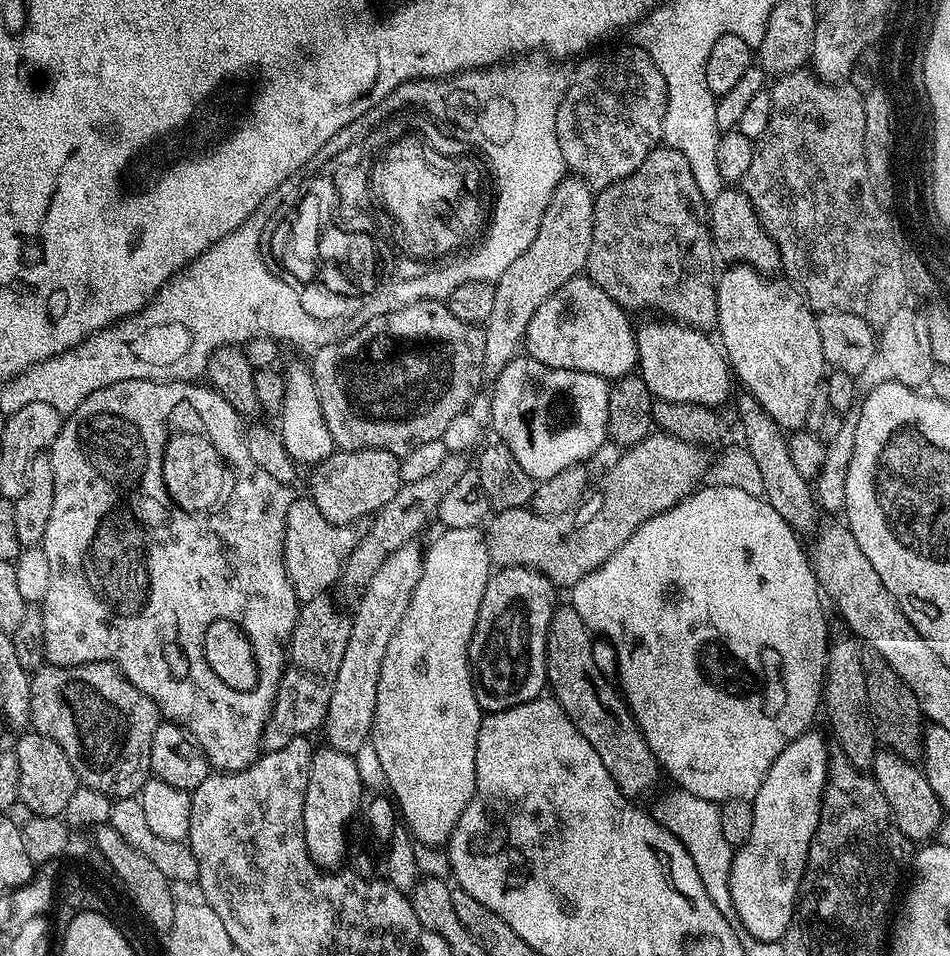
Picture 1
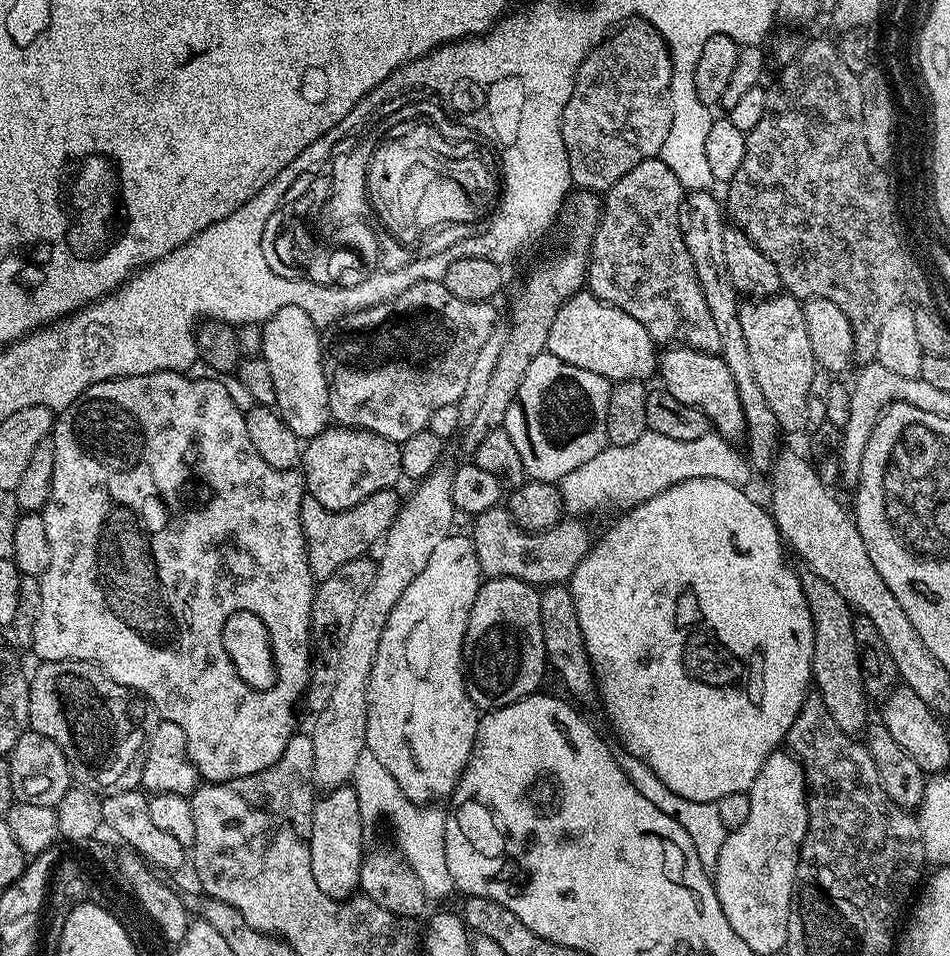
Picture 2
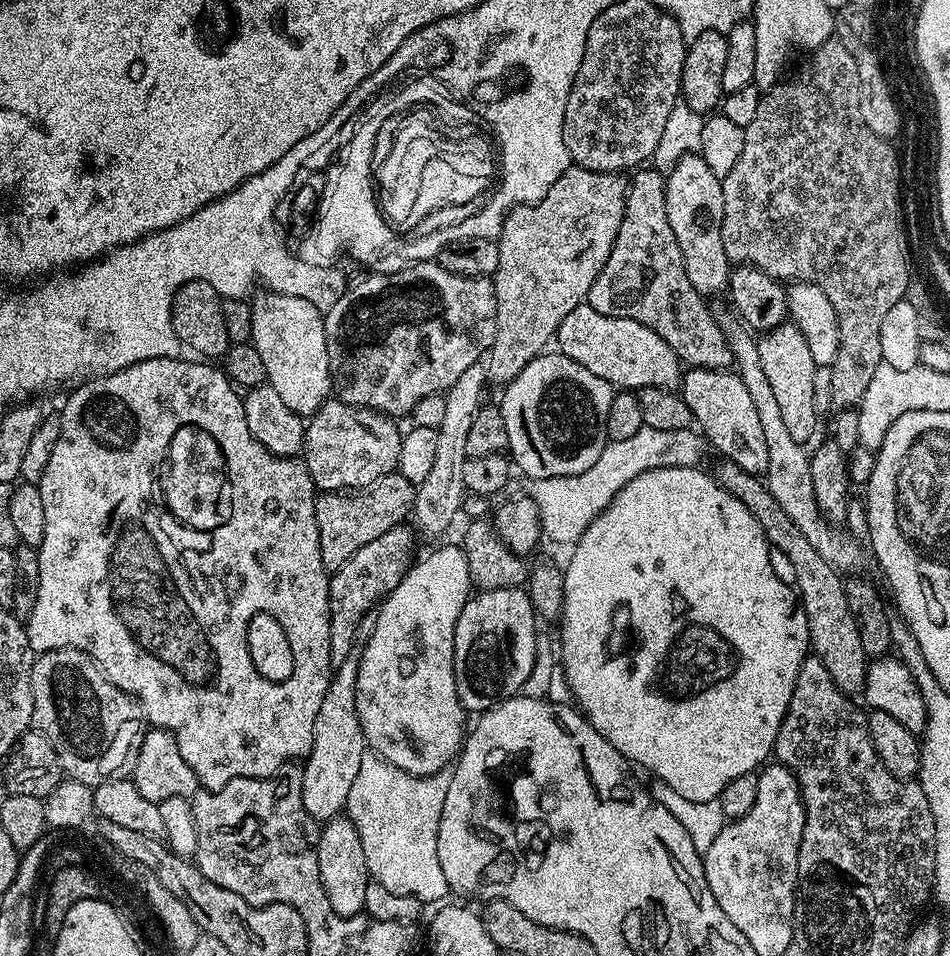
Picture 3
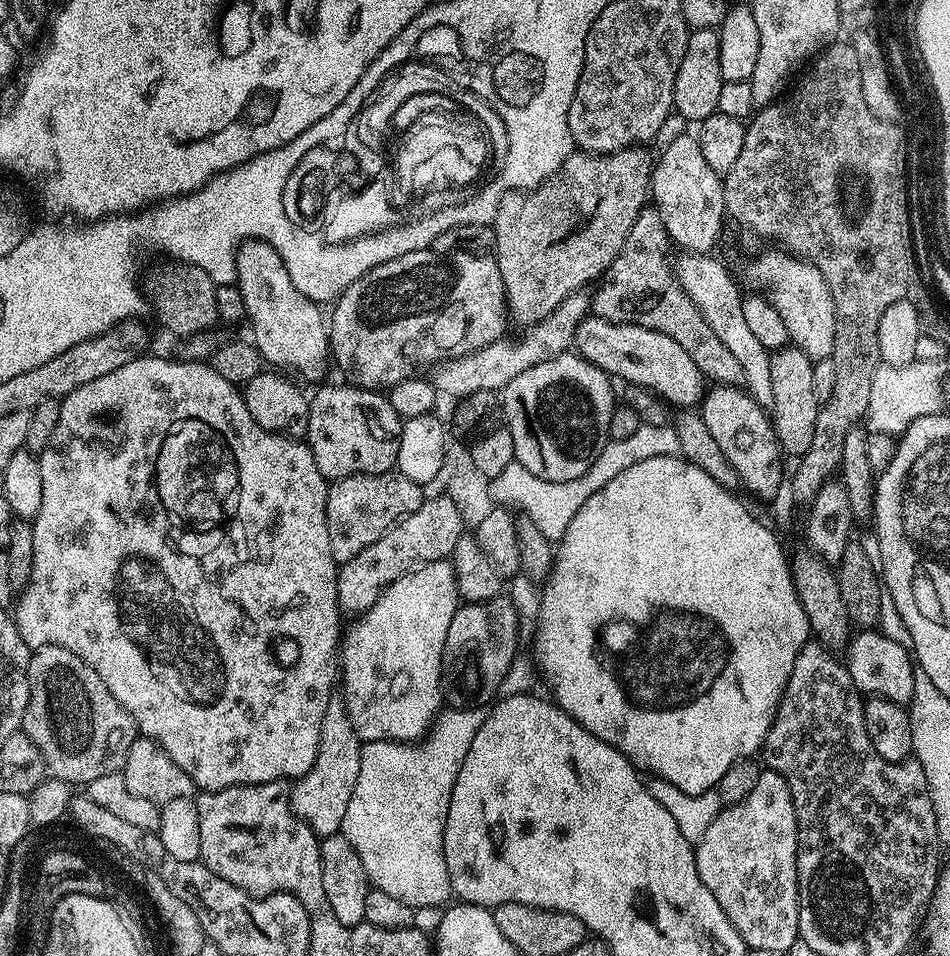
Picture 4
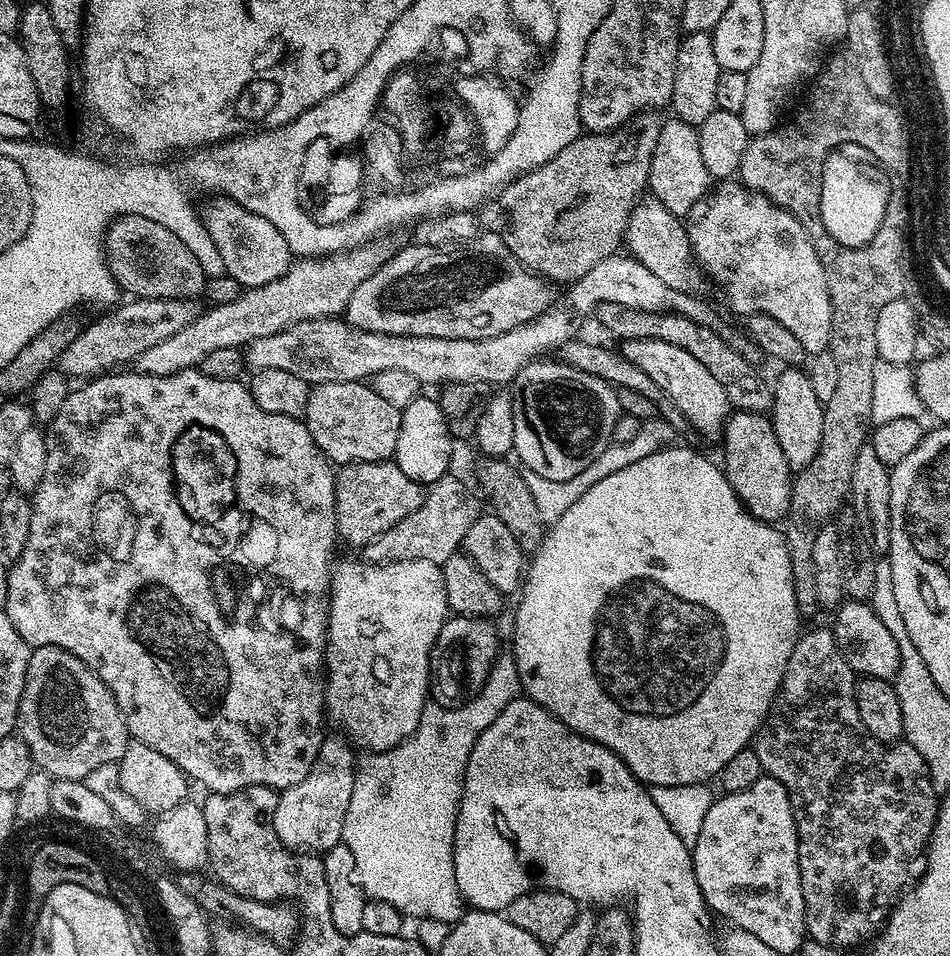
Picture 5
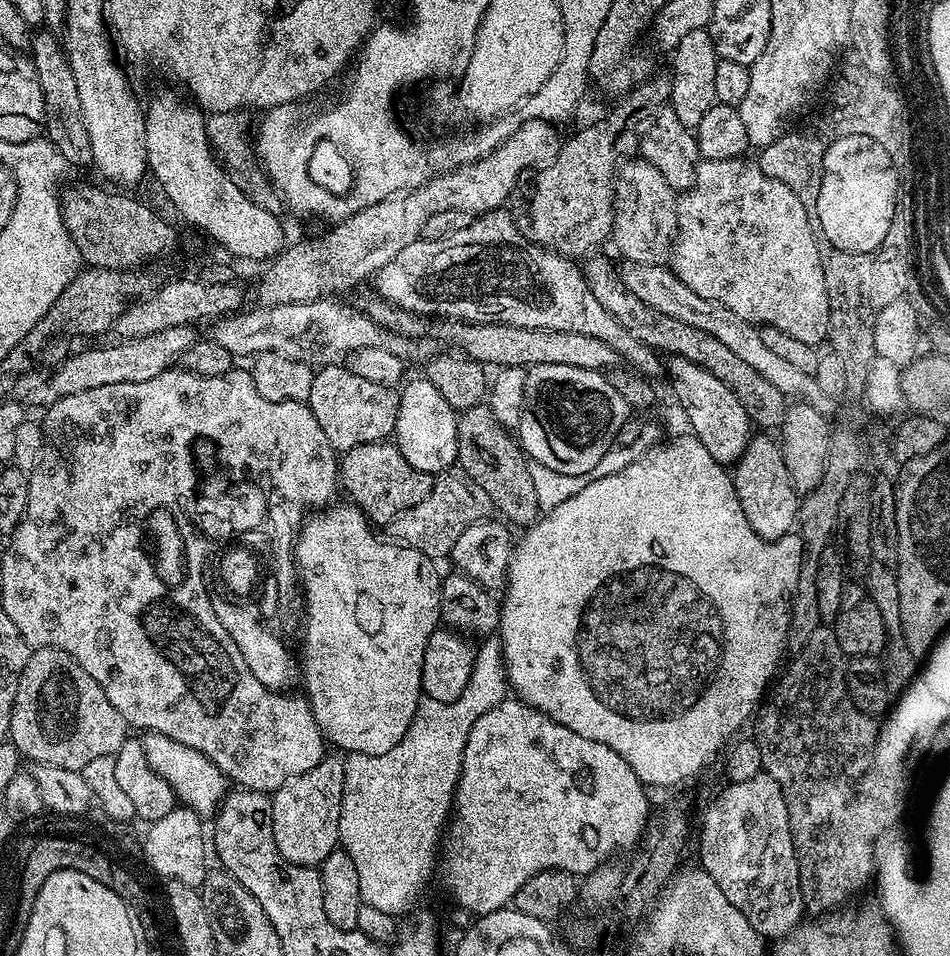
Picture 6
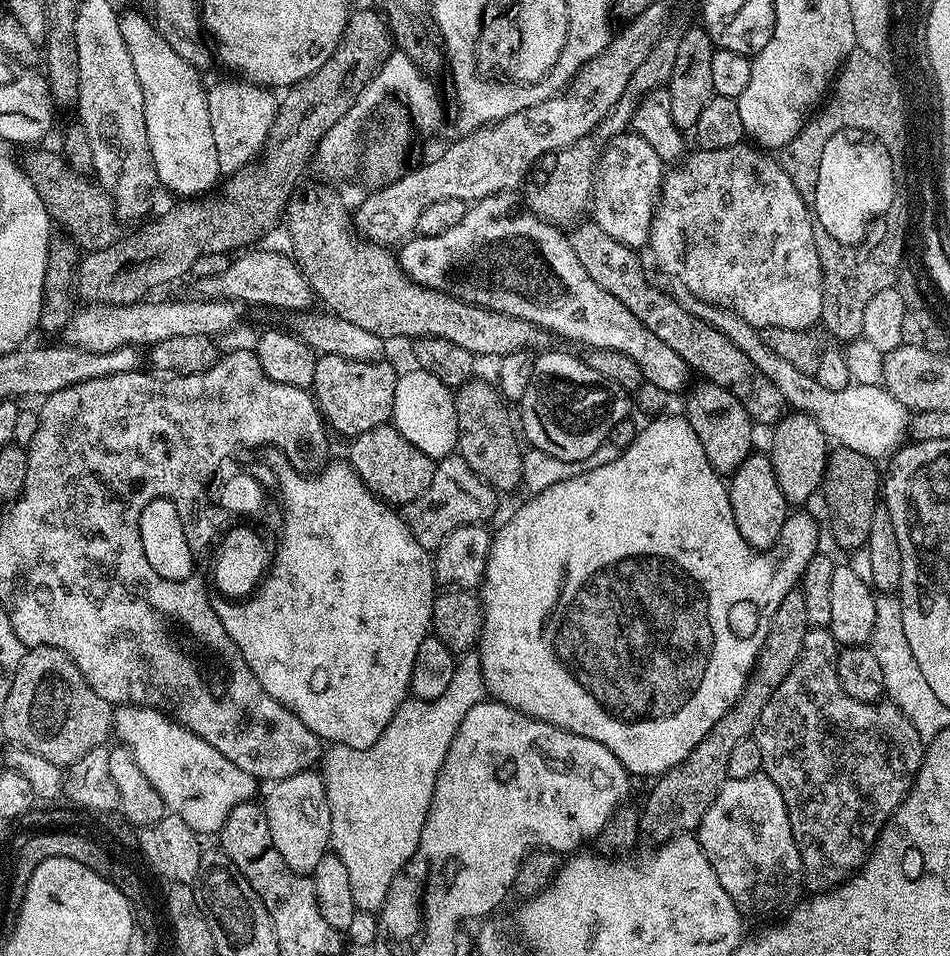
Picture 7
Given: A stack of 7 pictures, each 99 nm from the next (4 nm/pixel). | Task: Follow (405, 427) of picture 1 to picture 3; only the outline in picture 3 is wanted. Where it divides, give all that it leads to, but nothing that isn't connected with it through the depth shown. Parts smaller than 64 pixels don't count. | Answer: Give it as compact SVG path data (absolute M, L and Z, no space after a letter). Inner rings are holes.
M436 260L418 261L408 268L398 270L388 275L371 274L365 280L360 280L356 285L345 287L341 297L334 302L332 308L323 313L324 333L326 334L326 354L328 355L328 374L332 378L332 386L335 395L347 402L357 404L359 408L372 408L375 412L383 412L384 415L400 418L400 415L411 413L411 410L419 400L439 392L448 391L458 377L475 364L481 363L482 357L491 349L494 342L494 330L496 329L496 295L491 279L483 276L463 276L445 268Z

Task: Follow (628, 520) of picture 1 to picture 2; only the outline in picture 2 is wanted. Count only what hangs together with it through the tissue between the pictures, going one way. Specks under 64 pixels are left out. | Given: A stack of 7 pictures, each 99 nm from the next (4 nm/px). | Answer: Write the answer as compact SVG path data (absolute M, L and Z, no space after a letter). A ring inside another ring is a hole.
M497 506L480 512L472 521L470 535L478 554L478 566L485 577L518 578L533 586L571 581L574 570L594 543L583 519L564 518L544 532L527 532L512 520L507 507Z

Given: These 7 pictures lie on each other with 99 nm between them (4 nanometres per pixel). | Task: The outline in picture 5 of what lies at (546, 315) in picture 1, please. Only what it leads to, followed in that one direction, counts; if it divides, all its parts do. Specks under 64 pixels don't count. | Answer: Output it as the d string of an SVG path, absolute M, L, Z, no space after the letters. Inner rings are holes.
M626 340L623 341L622 351L634 366L638 366L662 386L662 390L682 410L682 414L688 419L691 431L701 432L708 440L719 441L724 434L724 425L733 411L732 403L726 398L726 390L722 390L720 383L711 376L710 370L686 354L678 346L670 346L670 342L661 340Z

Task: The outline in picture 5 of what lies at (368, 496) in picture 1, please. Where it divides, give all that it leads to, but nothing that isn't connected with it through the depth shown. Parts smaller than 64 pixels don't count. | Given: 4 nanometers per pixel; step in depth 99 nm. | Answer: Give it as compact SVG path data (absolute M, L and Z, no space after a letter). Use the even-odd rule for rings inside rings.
M359 380L324 381L321 384L313 384L308 389L308 401L302 419L308 425L316 445L324 451L333 465L392 460L395 457L401 409L390 406L390 402L386 402L386 398L382 398L382 394L378 394L375 387L368 385L367 388L366 385L368 384Z

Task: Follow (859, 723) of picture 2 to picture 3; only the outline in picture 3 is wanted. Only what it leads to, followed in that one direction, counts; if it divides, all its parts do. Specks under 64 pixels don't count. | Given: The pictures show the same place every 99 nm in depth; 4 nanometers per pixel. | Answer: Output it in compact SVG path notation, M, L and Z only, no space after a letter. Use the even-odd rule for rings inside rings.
M724 458L710 468L710 475L719 488L726 494L734 494L750 514L762 526L765 541L777 553L788 559L792 567L791 579L794 581L795 591L798 593L801 608L806 614L808 623L808 643L811 651L830 670L830 678L843 692L849 694L859 693L864 687L864 673L866 671L866 657L862 650L862 638L858 638L858 622L854 622L854 614L850 614L850 606L846 606L846 590L844 589L845 577L836 571L810 541L806 534L790 522L790 514L778 506L774 494L770 494L767 483L757 473L742 470L730 459ZM773 544L773 546L772 546ZM776 548L777 549L776 549ZM796 579L796 580L795 580Z

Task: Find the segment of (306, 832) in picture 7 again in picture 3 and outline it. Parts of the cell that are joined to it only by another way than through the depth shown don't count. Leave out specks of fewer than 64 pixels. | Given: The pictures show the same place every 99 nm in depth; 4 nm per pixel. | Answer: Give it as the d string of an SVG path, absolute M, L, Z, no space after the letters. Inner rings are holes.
M354 656L345 657L333 671L332 681L326 690L326 698L322 698L322 710L318 710L318 718L314 722L314 742L302 764L302 806L306 806L306 814L310 814L317 822L327 822L341 815L347 809L350 798L350 786L358 775L358 766L362 766L362 758L366 751L362 726L356 709L357 666L359 659Z

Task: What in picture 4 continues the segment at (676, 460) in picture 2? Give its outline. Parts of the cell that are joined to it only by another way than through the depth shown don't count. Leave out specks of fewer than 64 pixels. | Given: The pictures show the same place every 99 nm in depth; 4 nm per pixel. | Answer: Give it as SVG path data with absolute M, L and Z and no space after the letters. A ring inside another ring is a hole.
M671 423L666 426L640 424L638 430L634 430L634 434L630 434L630 438L609 440L602 450L602 454L598 454L598 458L594 458L590 470L586 470L586 474L582 474L578 478L566 482L550 482L546 478L538 478L534 474L530 474L530 470L526 470L526 466L514 462L510 466L506 466L506 470L502 470L502 474L487 481L486 489L493 505L513 506L512 504L517 504L524 511L521 513L526 519L534 522L534 526L538 526L538 530L542 530L542 534L546 534L548 540L559 542L566 534L574 514L578 514L578 510L582 510L586 500L592 494L598 494L598 490L602 490L602 486L606 486L606 482L618 478L618 474L622 474L622 470L634 466L634 462L646 462L646 458L662 458L663 456L680 456L678 434L672 428Z

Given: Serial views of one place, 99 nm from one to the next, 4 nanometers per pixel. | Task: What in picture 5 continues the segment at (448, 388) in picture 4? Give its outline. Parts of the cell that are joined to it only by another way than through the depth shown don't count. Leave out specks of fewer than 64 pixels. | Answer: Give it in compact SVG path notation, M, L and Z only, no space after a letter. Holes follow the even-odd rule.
M617 254L610 258L602 258L598 266L593 266L582 274L580 279L571 285L572 296L576 299L576 308L580 312L588 312L599 309L602 304L617 304L630 310L639 312L662 312L665 314L675 313L677 316L685 316L699 324L715 325L716 316L712 308L704 300L697 298L691 292L679 292L651 270L646 270L642 262L635 260L631 254ZM552 315L539 316L530 324L514 326L514 330L485 340L386 335L355 328L336 316L315 317L296 321L277 333L274 340L281 354L260 354L255 367L287 370L311 385L324 381L361 381L375 377L382 370L398 369L412 374L424 386L445 383L508 386L533 360L547 357L573 339L571 318Z

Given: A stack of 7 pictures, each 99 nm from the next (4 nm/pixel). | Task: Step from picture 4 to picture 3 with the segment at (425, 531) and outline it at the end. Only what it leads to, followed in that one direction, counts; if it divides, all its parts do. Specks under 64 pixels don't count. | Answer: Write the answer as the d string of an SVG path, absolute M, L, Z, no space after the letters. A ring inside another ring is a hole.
M408 526L386 530L382 538L374 538L374 542L362 546L362 550L358 550L358 554L350 558L350 562L346 562L336 572L331 573L328 601L330 602L330 642L333 657L345 658L353 653L356 627L363 622L364 615L368 611L371 613L384 597L389 596L398 586L398 582L402 582L408 569L412 567L414 563L412 551L416 548L416 538L418 538L417 533Z

